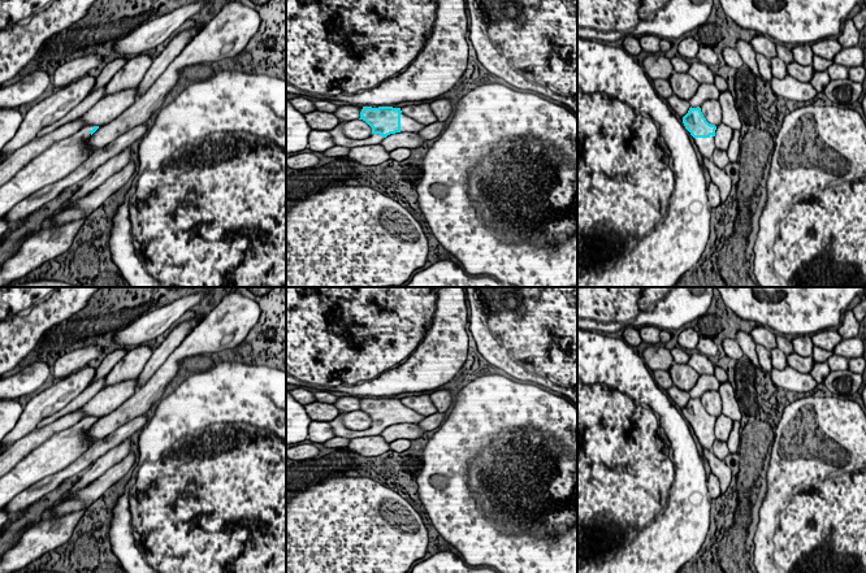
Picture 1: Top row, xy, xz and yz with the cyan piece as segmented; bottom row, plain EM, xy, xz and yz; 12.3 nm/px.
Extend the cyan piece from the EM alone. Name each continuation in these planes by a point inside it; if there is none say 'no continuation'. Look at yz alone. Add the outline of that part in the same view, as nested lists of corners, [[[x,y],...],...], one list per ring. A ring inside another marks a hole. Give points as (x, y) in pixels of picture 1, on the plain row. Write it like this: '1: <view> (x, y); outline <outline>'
1: yz (706, 437); outline [[[710,426],[709,429],[693,429],[698,442],[701,443],[702,448],[713,450],[713,444],[715,442],[715,433],[714,427]]]

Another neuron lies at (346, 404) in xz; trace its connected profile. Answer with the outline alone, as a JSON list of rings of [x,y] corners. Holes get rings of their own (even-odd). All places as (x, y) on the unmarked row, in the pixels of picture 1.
[[[342,396],[333,403],[341,413],[350,413],[360,409],[361,396]]]

